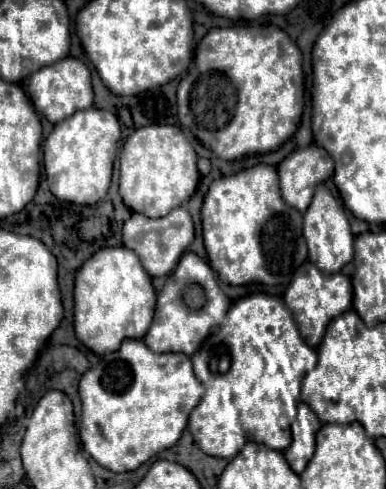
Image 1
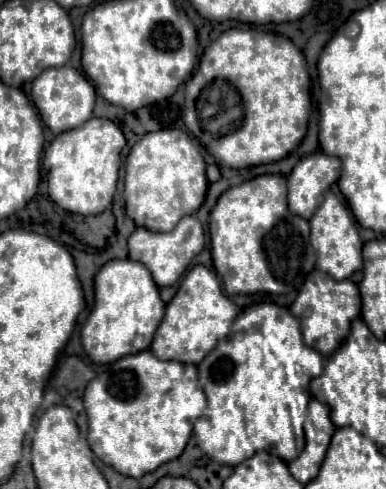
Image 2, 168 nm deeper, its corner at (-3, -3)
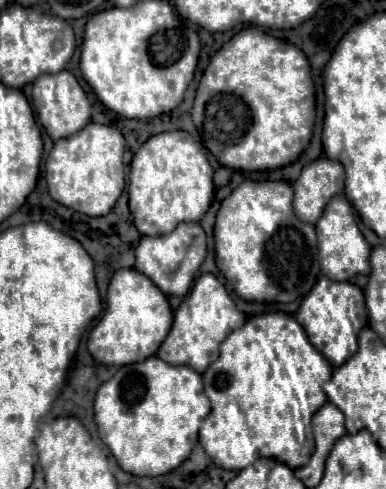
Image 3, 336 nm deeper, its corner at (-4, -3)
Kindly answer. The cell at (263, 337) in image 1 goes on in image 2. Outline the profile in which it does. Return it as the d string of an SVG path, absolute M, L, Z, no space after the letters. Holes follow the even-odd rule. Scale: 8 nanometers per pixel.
M272 302L244 308L234 320L230 336L220 340L220 344L198 364L198 380L208 398L206 410L194 424L194 438L200 450L212 460L230 466L240 464L256 450L266 450L286 462L294 460L305 445L305 414L310 399L314 398L310 394L310 380L318 378L324 366L326 362L322 356L304 344L300 324L288 308Z

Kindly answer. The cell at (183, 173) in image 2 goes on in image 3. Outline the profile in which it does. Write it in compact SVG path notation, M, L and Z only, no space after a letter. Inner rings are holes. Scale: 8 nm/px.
M183 130L163 132L149 138L133 156L129 172L129 208L133 214L135 228L141 236L165 236L173 232L179 222L199 222L211 206L215 194L213 186L213 168L205 156L205 148Z

